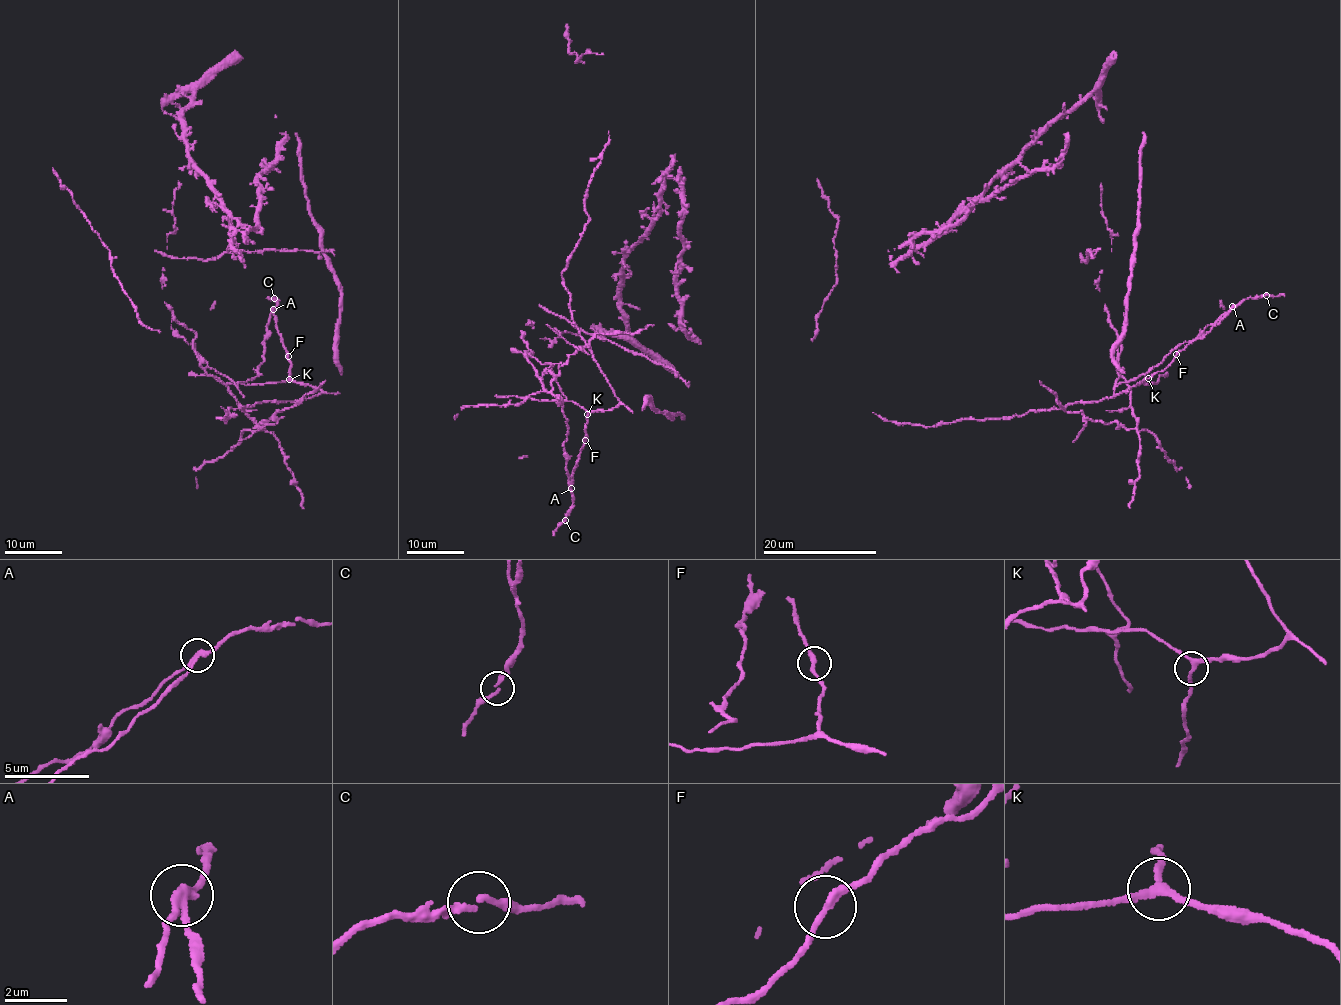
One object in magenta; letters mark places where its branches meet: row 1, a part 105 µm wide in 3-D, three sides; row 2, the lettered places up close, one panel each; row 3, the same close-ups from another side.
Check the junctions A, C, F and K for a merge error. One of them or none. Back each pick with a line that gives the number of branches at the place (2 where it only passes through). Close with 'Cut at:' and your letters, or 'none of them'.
A: 3
Cut at: A

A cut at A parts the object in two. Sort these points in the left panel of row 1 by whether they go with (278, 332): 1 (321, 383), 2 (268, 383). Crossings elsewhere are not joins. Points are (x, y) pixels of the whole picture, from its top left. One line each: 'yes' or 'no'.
1: no
2: yes

